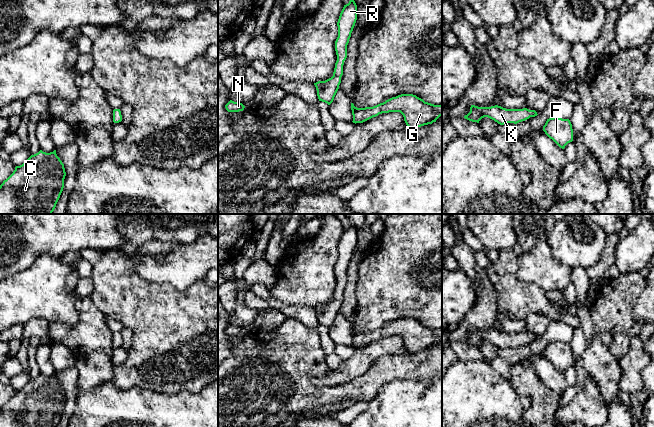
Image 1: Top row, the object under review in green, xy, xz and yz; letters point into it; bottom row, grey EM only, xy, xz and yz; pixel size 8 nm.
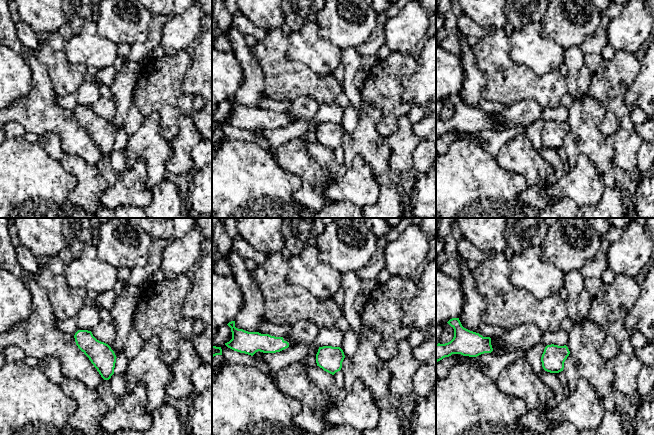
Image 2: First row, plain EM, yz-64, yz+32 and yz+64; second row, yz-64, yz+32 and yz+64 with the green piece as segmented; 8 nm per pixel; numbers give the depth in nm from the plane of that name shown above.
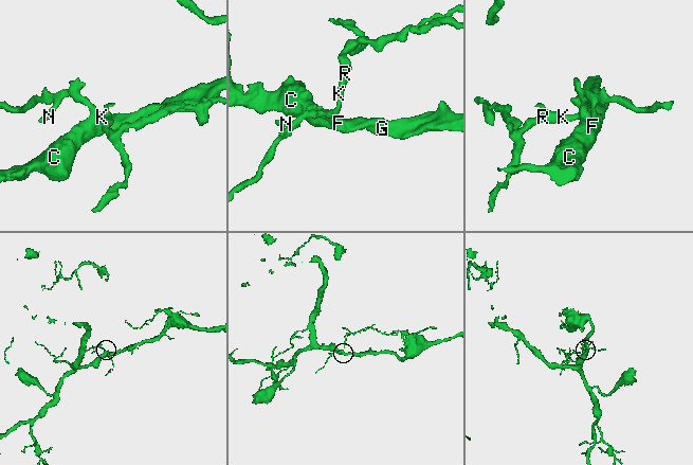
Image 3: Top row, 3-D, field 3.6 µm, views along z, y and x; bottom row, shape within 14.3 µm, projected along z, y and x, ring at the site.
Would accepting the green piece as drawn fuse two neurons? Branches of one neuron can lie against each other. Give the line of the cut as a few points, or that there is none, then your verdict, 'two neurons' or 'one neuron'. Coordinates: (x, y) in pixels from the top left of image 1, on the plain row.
cut none; one neuron

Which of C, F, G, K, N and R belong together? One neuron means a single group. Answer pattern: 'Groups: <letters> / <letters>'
Groups: C F G K N R

